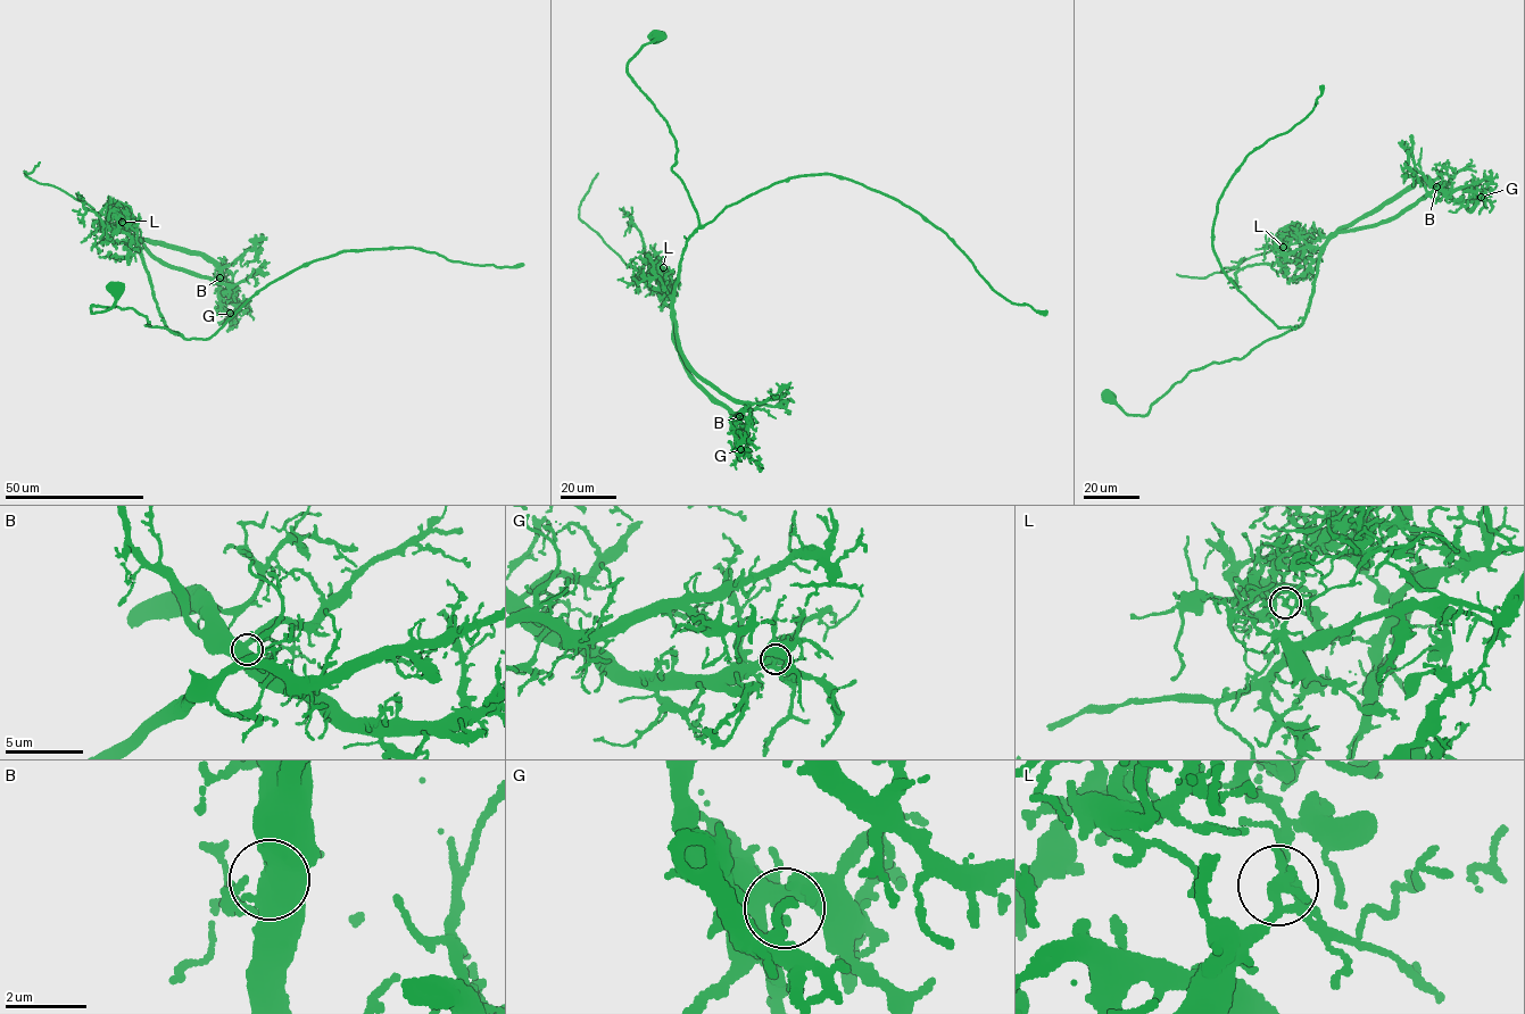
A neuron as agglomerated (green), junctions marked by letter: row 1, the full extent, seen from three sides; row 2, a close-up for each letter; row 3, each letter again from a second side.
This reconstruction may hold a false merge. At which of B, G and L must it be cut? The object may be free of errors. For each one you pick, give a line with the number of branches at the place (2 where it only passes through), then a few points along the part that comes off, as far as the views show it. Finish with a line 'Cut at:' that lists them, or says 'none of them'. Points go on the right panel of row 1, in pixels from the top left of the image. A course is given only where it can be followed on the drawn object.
L: 4 branches meet; foreign part runs (1283, 247), (1285, 241), (1279, 240), (1274, 246), (1282, 250), (1251, 256), (1227, 272), (1199, 277), (1176, 274)
Cut at: L

